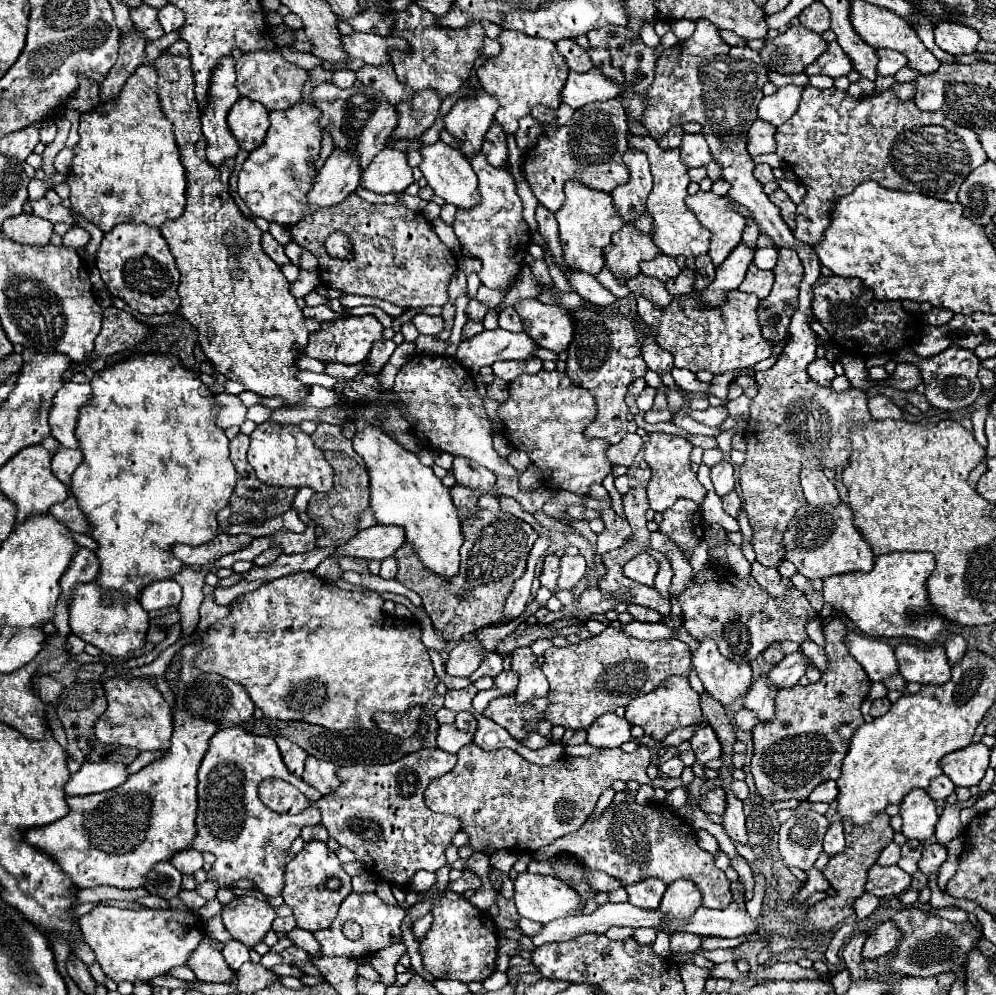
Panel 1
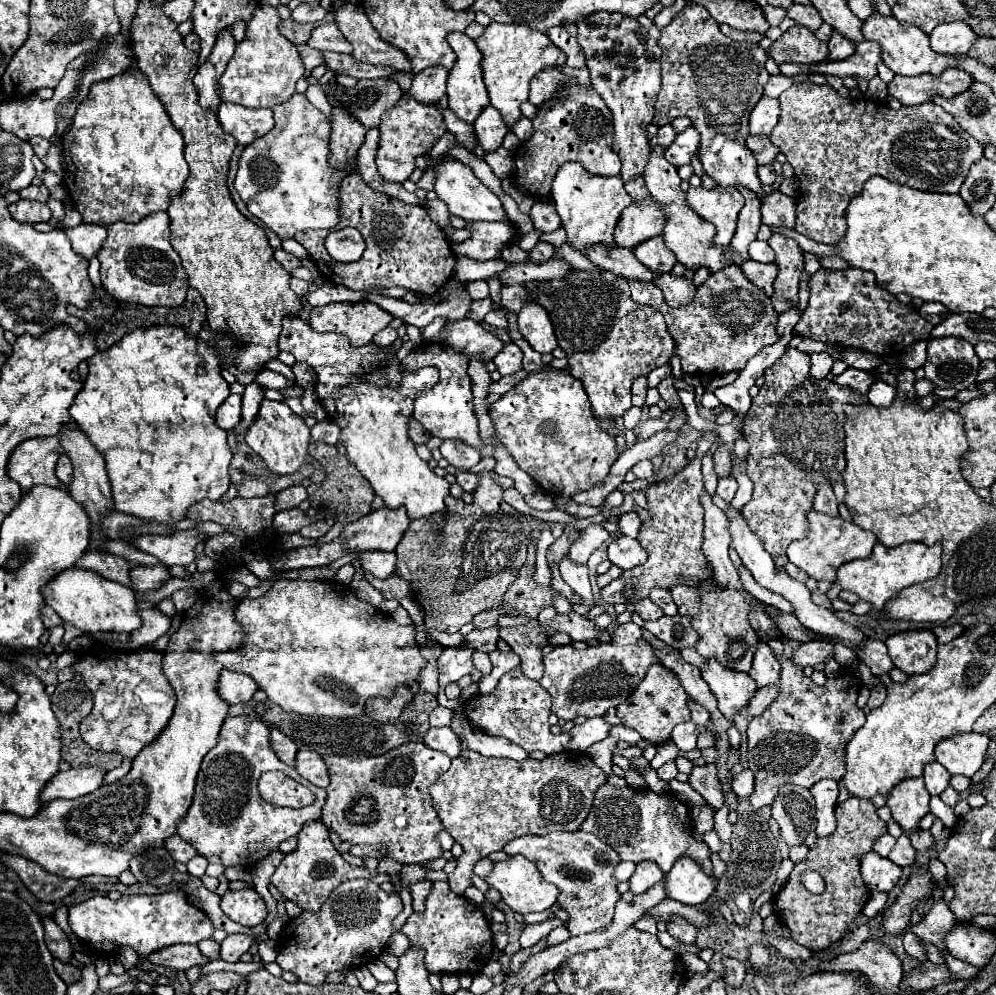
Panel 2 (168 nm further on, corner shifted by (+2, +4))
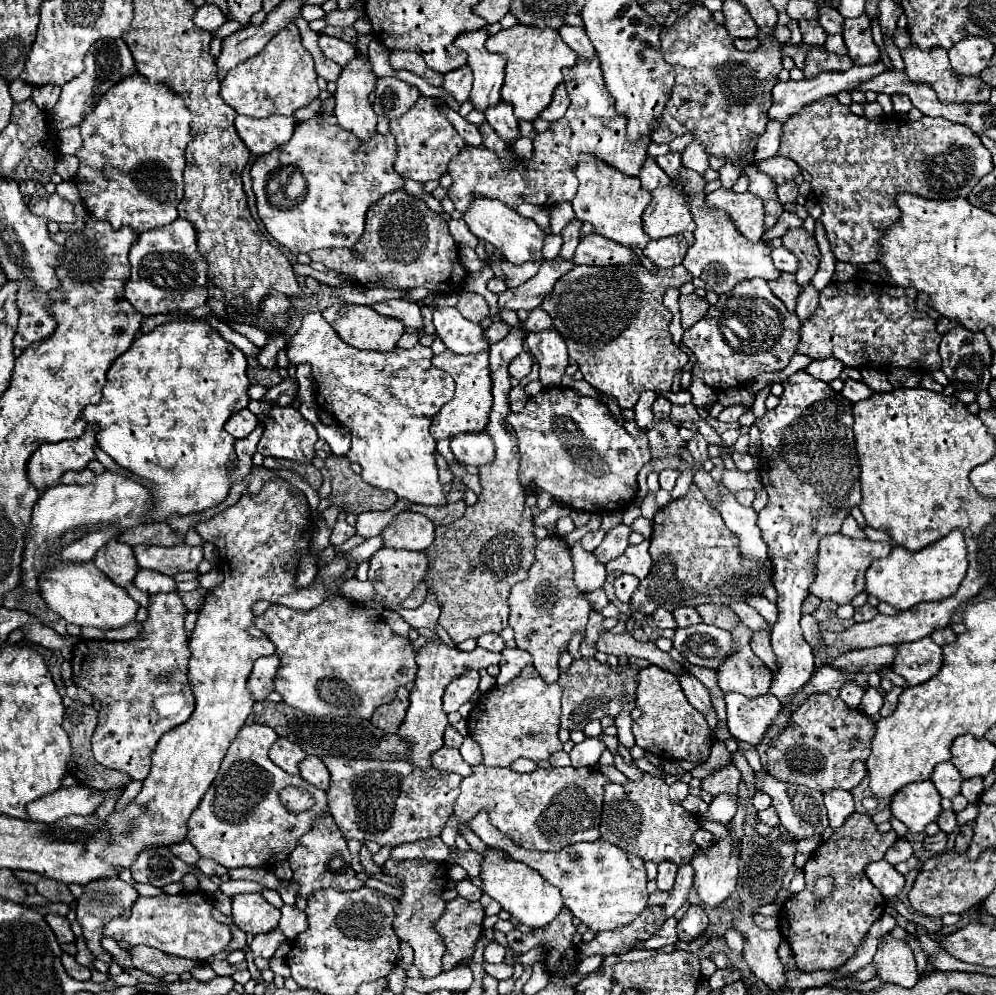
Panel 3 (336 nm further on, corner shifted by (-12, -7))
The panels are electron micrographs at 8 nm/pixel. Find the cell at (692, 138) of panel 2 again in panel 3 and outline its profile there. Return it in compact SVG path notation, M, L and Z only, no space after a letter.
M695 140L681 152L681 160L683 160L685 168L695 170L699 174L705 174L705 170L709 168L709 154Z

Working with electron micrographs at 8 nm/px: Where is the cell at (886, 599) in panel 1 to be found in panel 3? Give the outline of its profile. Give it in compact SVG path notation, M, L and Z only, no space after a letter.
M951 530L941 540L925 546L923 550L909 552L903 546L893 546L887 558L875 560L867 570L865 592L889 602L899 610L909 610L925 600L945 600L953 596L967 574L967 546L961 530Z

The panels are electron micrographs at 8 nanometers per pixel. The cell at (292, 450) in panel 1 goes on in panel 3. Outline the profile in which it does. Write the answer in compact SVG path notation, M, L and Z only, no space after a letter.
M251 400L247 408L256 415L263 424L263 434L257 444L257 452L263 456L275 456L275 458L287 458L287 460L297 460L297 462L311 462L315 456L315 442L319 440L315 426L305 420L299 410L293 406L277 406L269 404L265 412L258 412L258 400Z

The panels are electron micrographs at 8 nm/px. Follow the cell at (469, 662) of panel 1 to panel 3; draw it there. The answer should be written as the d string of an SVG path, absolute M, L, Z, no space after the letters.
M471 670L471 672L461 674L459 678L455 678L445 688L445 696L443 696L443 710L445 710L445 714L457 712L459 706L469 702L469 698L477 690L477 686L479 686L479 672L477 670Z

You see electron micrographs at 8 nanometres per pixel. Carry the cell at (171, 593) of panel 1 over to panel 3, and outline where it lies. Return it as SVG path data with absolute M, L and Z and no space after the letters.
M141 568L137 572L137 576L133 578L133 584L147 592L147 594L155 594L155 592L175 592L177 590L177 582L171 576L163 576L161 572L155 570L145 570Z

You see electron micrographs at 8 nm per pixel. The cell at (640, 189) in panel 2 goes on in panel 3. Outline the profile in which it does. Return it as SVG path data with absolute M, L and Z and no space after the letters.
M651 156L645 160L639 178L641 178L643 188L647 188L647 190L655 190L655 188L665 186L665 184L671 182L671 178L669 178L669 176L667 176L659 166L657 166L655 158L651 158Z

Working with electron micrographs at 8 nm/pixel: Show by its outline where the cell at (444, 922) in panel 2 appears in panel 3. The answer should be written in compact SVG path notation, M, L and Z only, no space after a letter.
M461 896L447 902L445 914L435 924L447 946L443 954L443 970L451 970L473 956L475 942L483 932L483 916L485 912L479 902L469 902Z

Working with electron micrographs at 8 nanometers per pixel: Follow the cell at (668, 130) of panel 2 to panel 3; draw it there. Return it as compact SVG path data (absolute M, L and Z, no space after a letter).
M679 152L658 156L657 162L659 162L659 166L665 170L665 173L669 176L669 178L673 178L673 180L675 180L679 177L678 169L682 165L681 154Z

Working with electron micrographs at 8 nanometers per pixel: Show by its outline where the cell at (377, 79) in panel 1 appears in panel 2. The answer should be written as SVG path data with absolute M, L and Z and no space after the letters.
M397 71L397 73L393 73L393 75L387 77L387 79L389 79L389 81L395 81L395 83L401 87L403 93L409 91L409 87L411 87L411 83L413 83L413 75L407 73L407 71Z

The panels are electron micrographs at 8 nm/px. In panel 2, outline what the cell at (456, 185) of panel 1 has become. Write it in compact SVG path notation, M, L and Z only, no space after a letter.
M443 157L433 163L433 171L437 175L435 179L435 193L441 201L447 203L449 213L465 219L465 221L505 221L505 211L497 195L493 195L471 171L471 167L463 165L461 161L453 157Z

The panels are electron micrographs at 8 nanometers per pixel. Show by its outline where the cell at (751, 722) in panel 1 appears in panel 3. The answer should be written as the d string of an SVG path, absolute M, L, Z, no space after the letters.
M821 666L819 670L815 670L813 678L807 682L807 686L803 686L803 690L799 694L795 694L793 702L803 702L807 696L811 694L817 694L817 692L827 692L831 688L837 688L841 690L841 686L845 684L857 684L861 688L867 688L867 674L859 672L859 674L847 674L847 672L841 672L833 666Z

